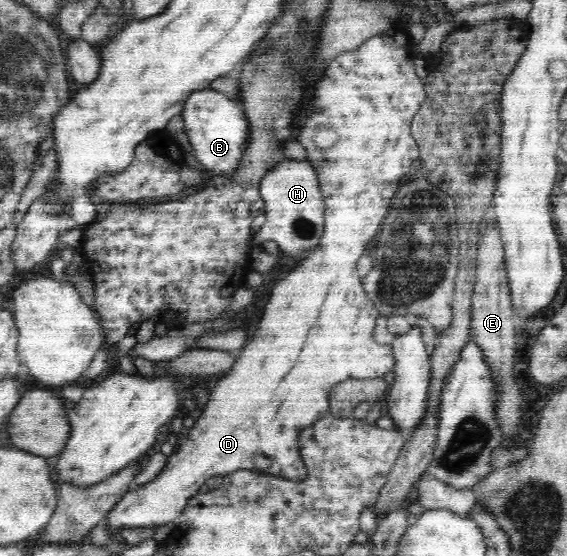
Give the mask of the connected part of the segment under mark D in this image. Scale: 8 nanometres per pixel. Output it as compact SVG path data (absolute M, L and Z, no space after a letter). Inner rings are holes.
M388 27L385 31L369 37L363 44L360 44L356 50L345 51L336 56L327 64L326 73L310 87L311 92L309 97L310 99L314 97L312 101L314 101L316 111L308 117L308 121L304 123L303 127L298 128L300 135L298 135L296 142L300 143L306 149L308 153L307 161L312 165L314 172L318 175L318 181L320 181L320 191L322 191L322 197L324 197L324 204L326 205L324 211L324 213L326 213L326 215L324 215L324 217L326 217L326 219L324 219L326 225L324 225L324 233L322 233L324 239L320 239L322 245L318 245L316 249L308 251L305 255L306 259L302 260L294 271L288 273L287 277L279 280L276 285L274 285L271 292L272 295L270 295L270 301L268 301L264 308L262 319L257 326L254 336L251 337L252 340L236 353L235 362L232 364L228 373L216 382L216 387L212 389L208 403L206 403L202 414L194 422L192 428L189 429L189 433L186 435L184 442L178 445L177 450L167 457L166 465L162 471L149 483L138 486L136 490L128 490L122 496L122 499L108 512L107 528L113 537L120 539L120 535L118 534L120 529L131 531L135 527L150 527L150 529L155 530L157 527L160 527L160 525L166 525L166 523L170 523L170 521L175 522L175 520L180 517L182 509L188 505L188 499L192 499L192 497L198 493L198 489L200 489L210 477L214 477L215 475L224 476L227 473L247 470L248 473L257 472L289 480L303 480L306 477L306 466L304 466L304 460L302 460L302 456L300 456L299 452L299 433L304 427L316 423L320 417L329 414L328 399L330 399L330 389L350 378L361 380L375 377L384 378L384 375L395 367L395 359L391 353L393 351L392 346L390 344L381 345L374 338L374 326L376 319L380 317L380 313L378 313L378 309L376 309L372 301L368 299L357 267L360 257L365 254L364 249L366 249L368 241L372 241L374 235L380 231L380 223L382 223L382 219L384 219L384 215L386 215L386 211L388 211L390 199L394 197L394 193L396 193L396 189L398 189L400 177L402 177L404 173L408 173L412 161L419 158L419 146L416 145L416 141L414 141L414 137L412 137L412 133L410 133L410 125L412 125L414 115L418 113L421 105L425 102L426 94L423 80L418 77L416 70L414 70L414 58L413 45L406 31L403 31L399 27L395 29ZM322 129L326 129L324 137L328 135L330 139L336 141L334 145L328 147L330 151L320 151L320 149L324 149L324 147L322 147L322 141L326 141L326 139L322 139ZM256 454L262 454L271 459L271 465L262 472L256 468L256 463L252 461Z

